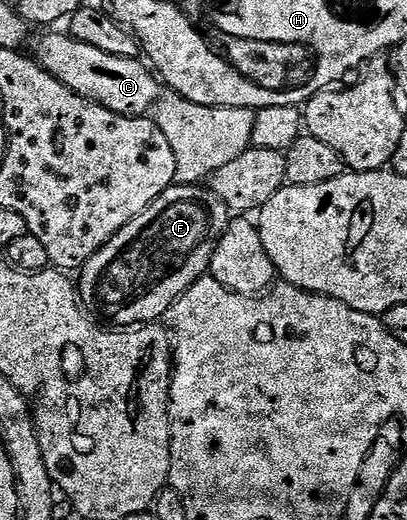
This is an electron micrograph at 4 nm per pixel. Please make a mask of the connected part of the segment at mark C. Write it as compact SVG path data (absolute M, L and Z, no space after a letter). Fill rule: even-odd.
M59 30L48 31L51 32L48 36L40 38L33 56L45 71L69 86L69 90L122 116L147 116L154 109L161 95L161 84L142 59L117 58L105 54L105 50L97 50L97 46L89 46L84 40L55 31Z

